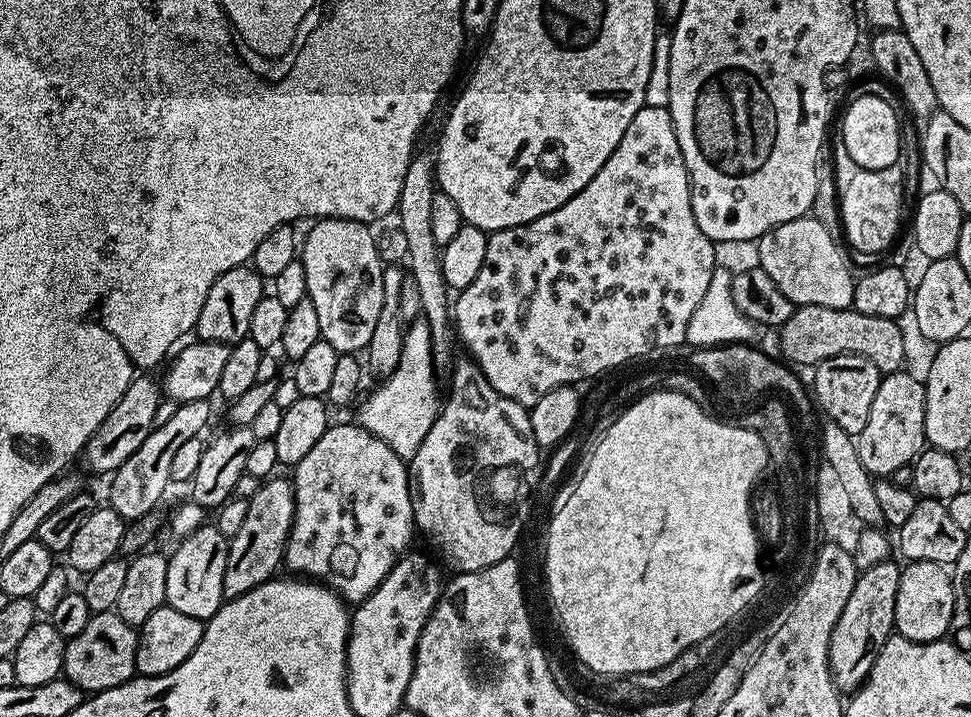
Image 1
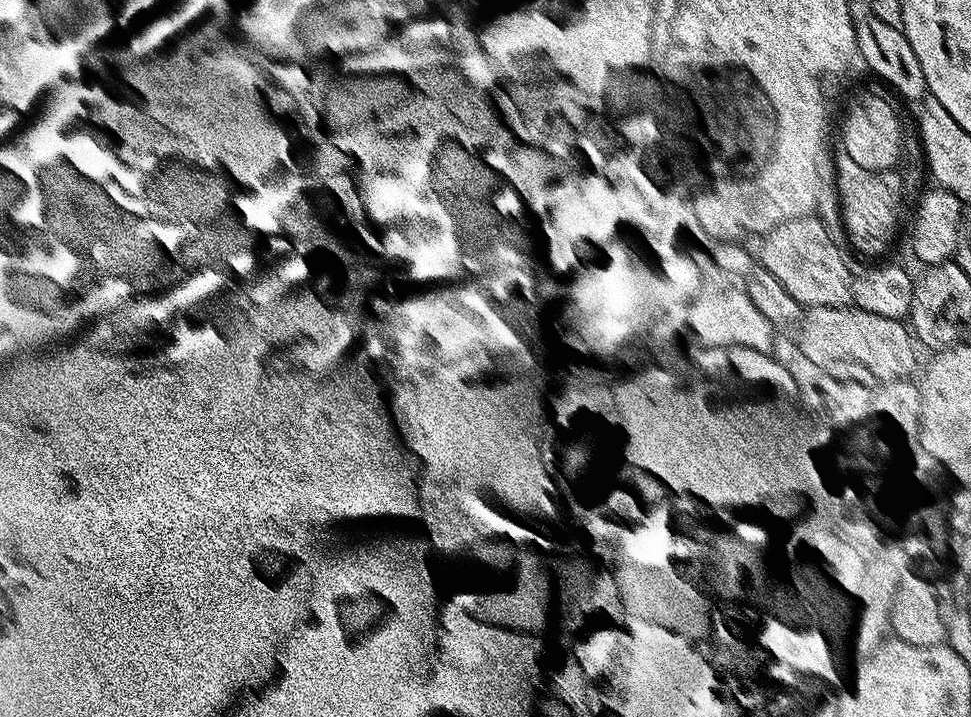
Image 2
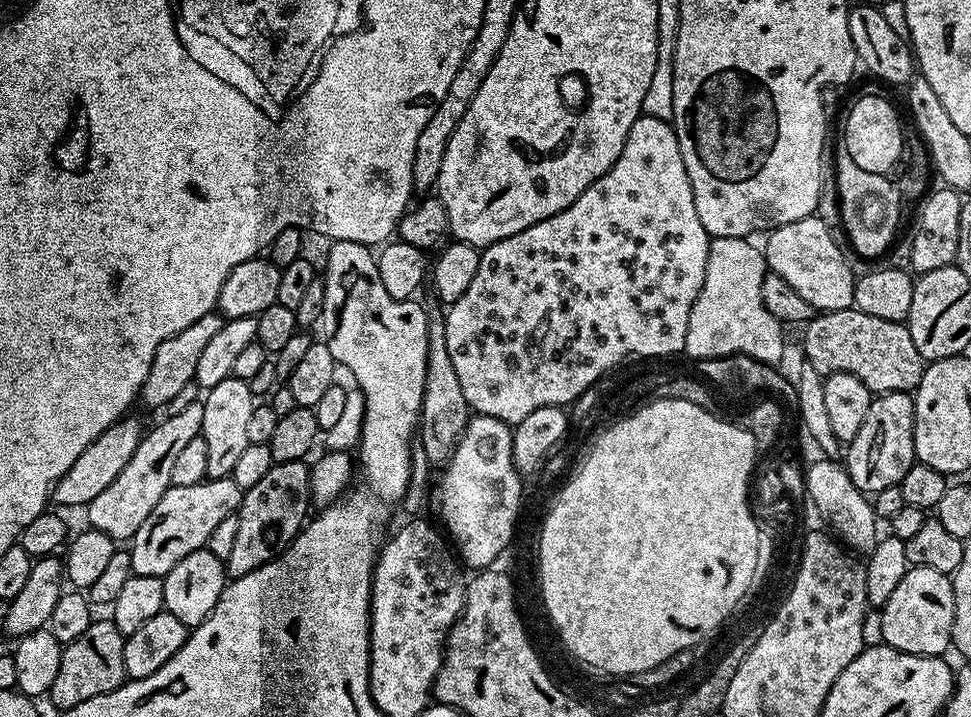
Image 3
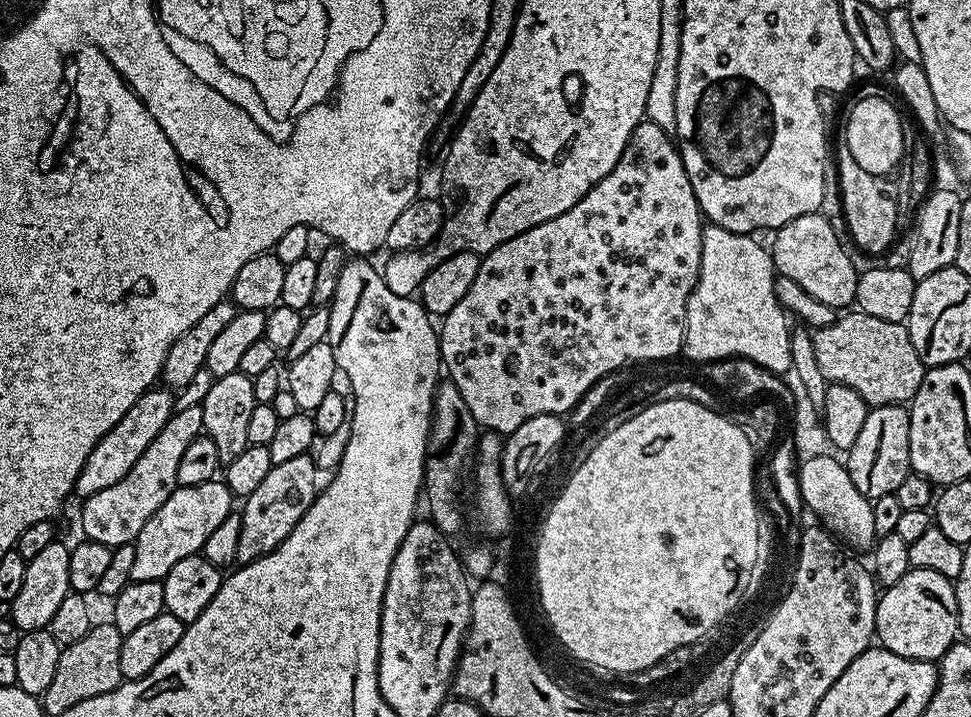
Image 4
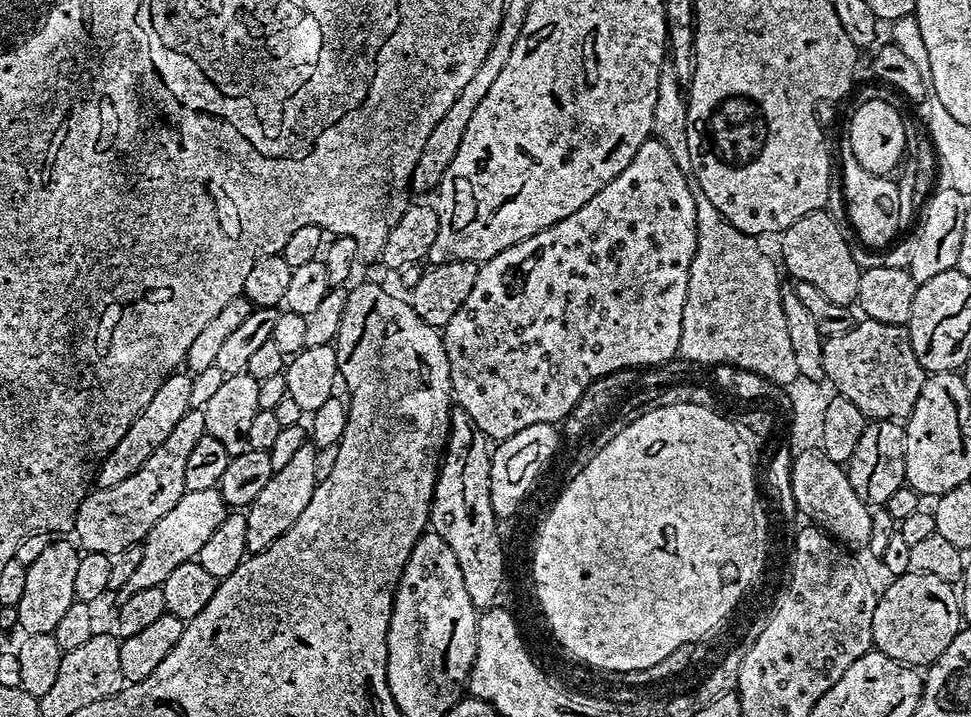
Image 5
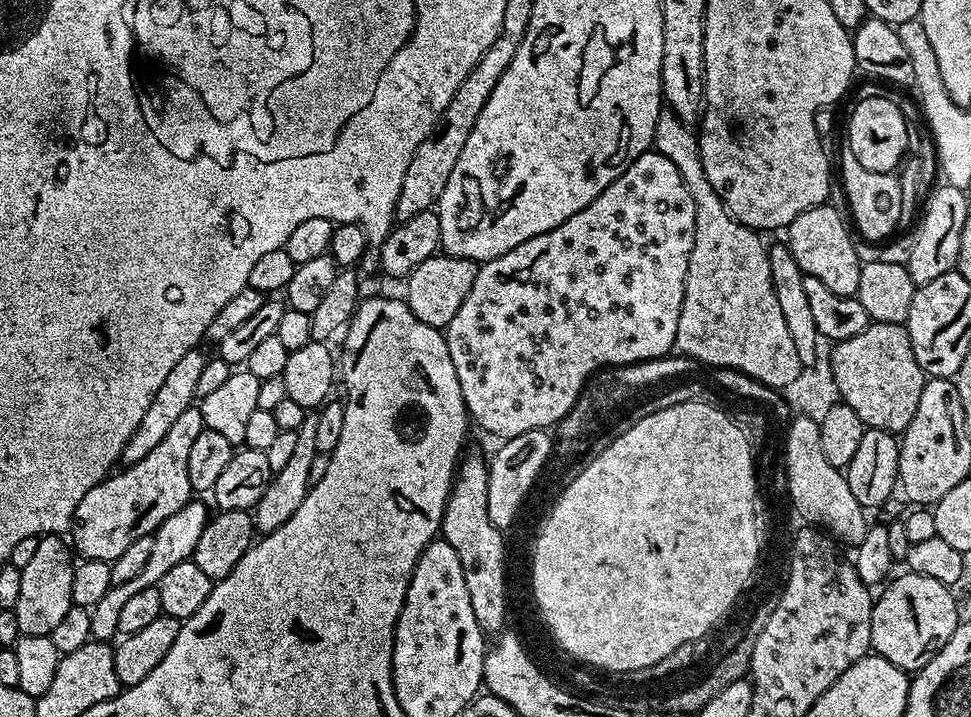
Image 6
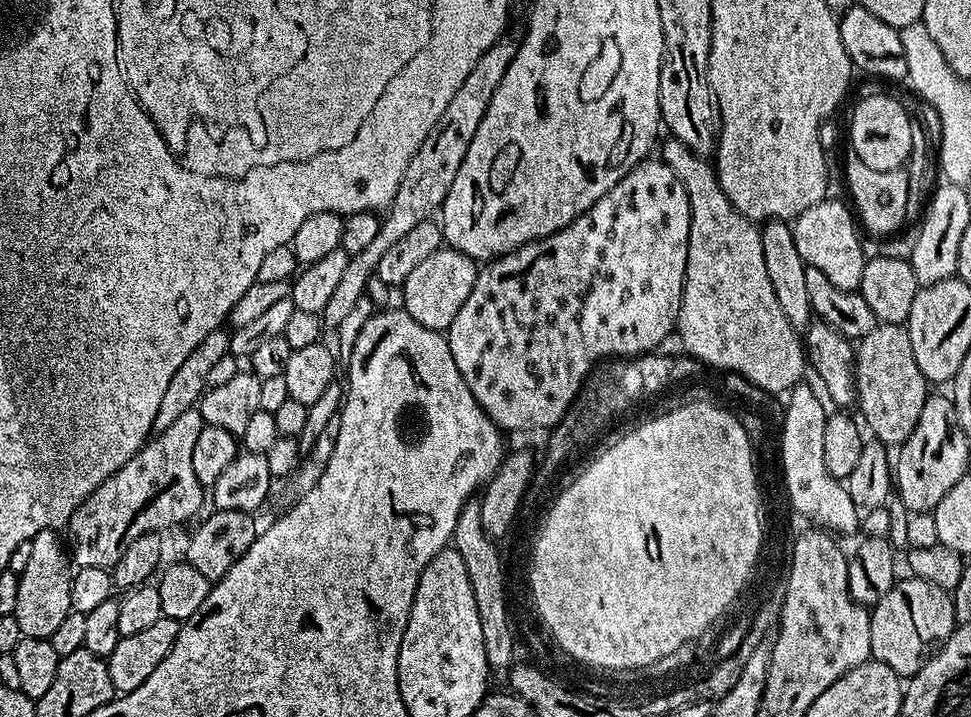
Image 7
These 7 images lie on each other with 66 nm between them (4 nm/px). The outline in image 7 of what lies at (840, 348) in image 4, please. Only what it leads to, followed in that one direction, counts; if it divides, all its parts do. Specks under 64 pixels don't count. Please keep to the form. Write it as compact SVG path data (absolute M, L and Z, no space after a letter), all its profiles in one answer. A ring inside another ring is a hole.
M877 323L876 328L855 345L854 373L858 407L864 415L866 428L868 423L867 431L872 431L876 435L873 437L885 446L904 444L906 438L914 434L914 426L918 426L918 418L922 418L922 406L926 406L930 395L930 381L922 374L922 370L918 370L918 358L914 358L914 346L910 346L907 327Z

